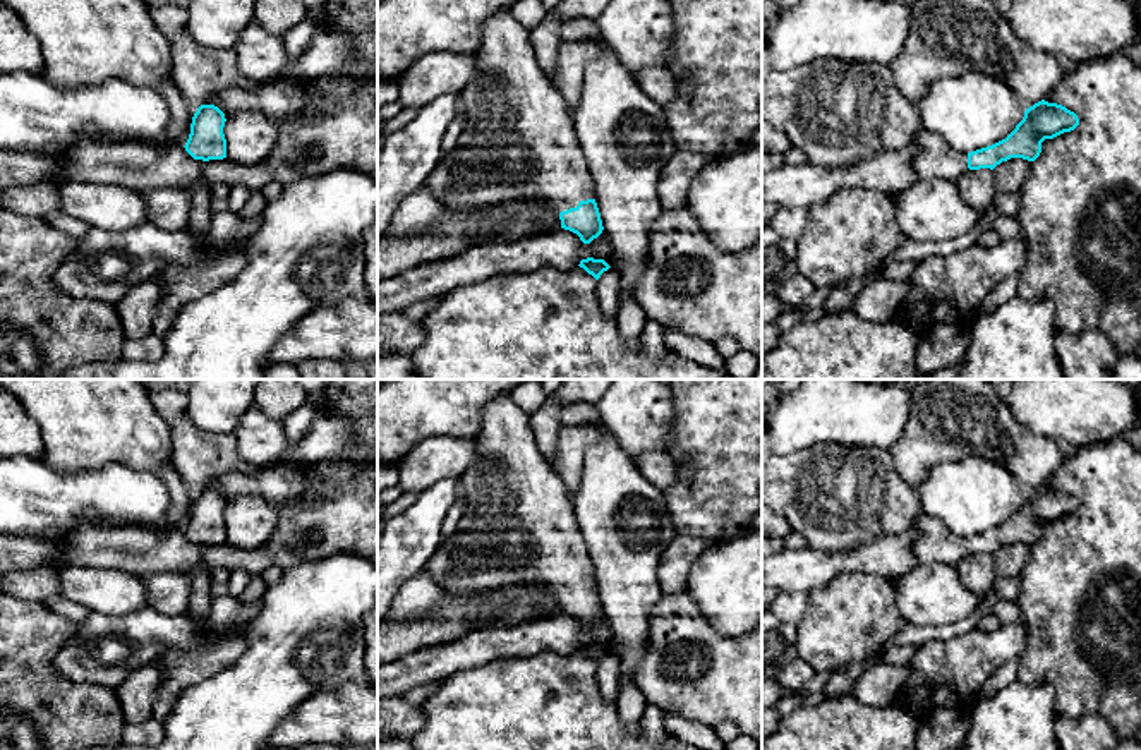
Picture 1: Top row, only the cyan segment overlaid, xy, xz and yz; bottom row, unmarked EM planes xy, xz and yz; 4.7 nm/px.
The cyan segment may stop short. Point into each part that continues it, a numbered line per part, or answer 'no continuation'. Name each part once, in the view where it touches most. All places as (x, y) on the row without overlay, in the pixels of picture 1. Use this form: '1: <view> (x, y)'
1: xz (519, 527)

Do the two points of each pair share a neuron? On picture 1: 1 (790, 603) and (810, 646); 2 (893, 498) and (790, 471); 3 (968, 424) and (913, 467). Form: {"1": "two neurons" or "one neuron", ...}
{"1": "two neurons", "2": "one neuron", "3": "one neuron"}

